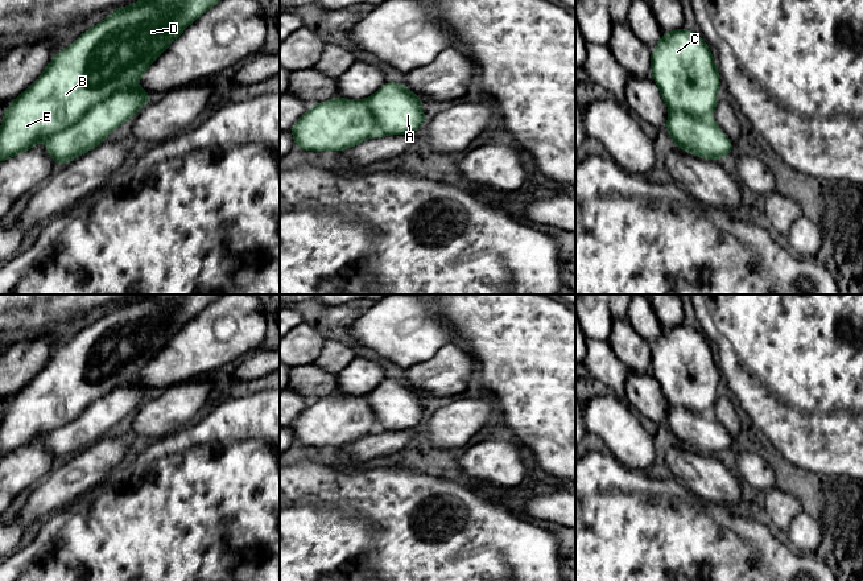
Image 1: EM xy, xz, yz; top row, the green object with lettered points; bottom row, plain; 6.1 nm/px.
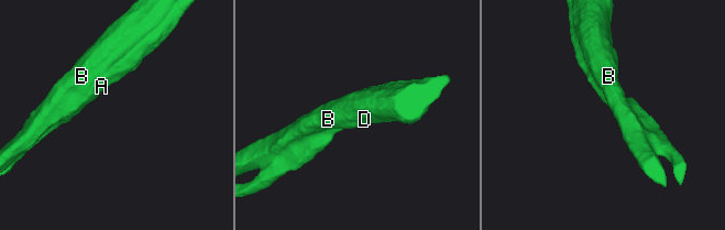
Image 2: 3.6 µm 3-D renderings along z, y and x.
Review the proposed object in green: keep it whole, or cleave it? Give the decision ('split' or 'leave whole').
split

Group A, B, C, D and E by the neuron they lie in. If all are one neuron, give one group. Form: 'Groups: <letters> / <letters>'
Groups: A / B C D E

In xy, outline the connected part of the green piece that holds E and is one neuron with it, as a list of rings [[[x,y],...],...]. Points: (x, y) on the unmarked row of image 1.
[[[141,294],[131,301],[115,304],[102,318],[82,329],[70,342],[57,349],[44,368],[8,400],[0,423],[0,460],[73,421],[94,400],[136,380],[158,351],[191,318],[220,296],[223,294]]]

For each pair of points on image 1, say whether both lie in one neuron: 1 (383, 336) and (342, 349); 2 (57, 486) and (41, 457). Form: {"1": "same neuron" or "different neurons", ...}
{"1": "different neurons", "2": "different neurons"}

